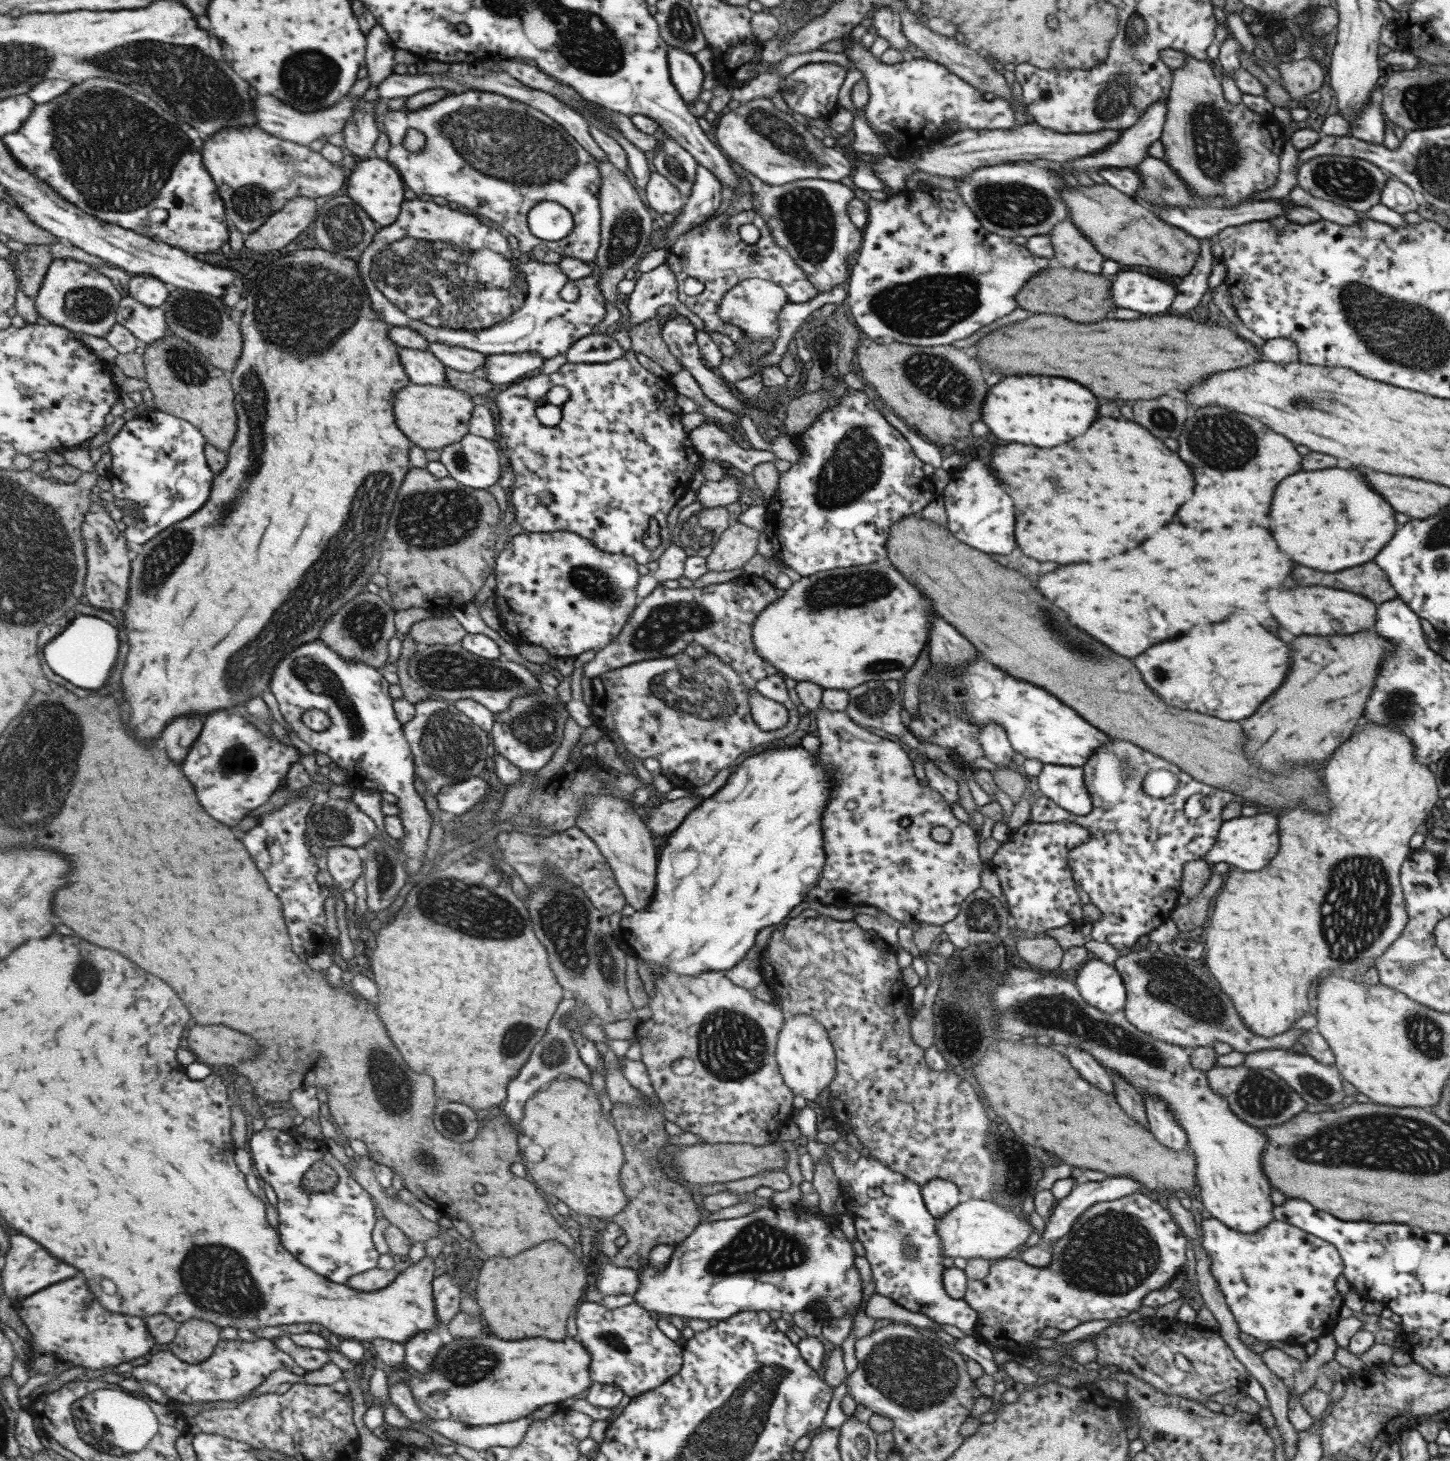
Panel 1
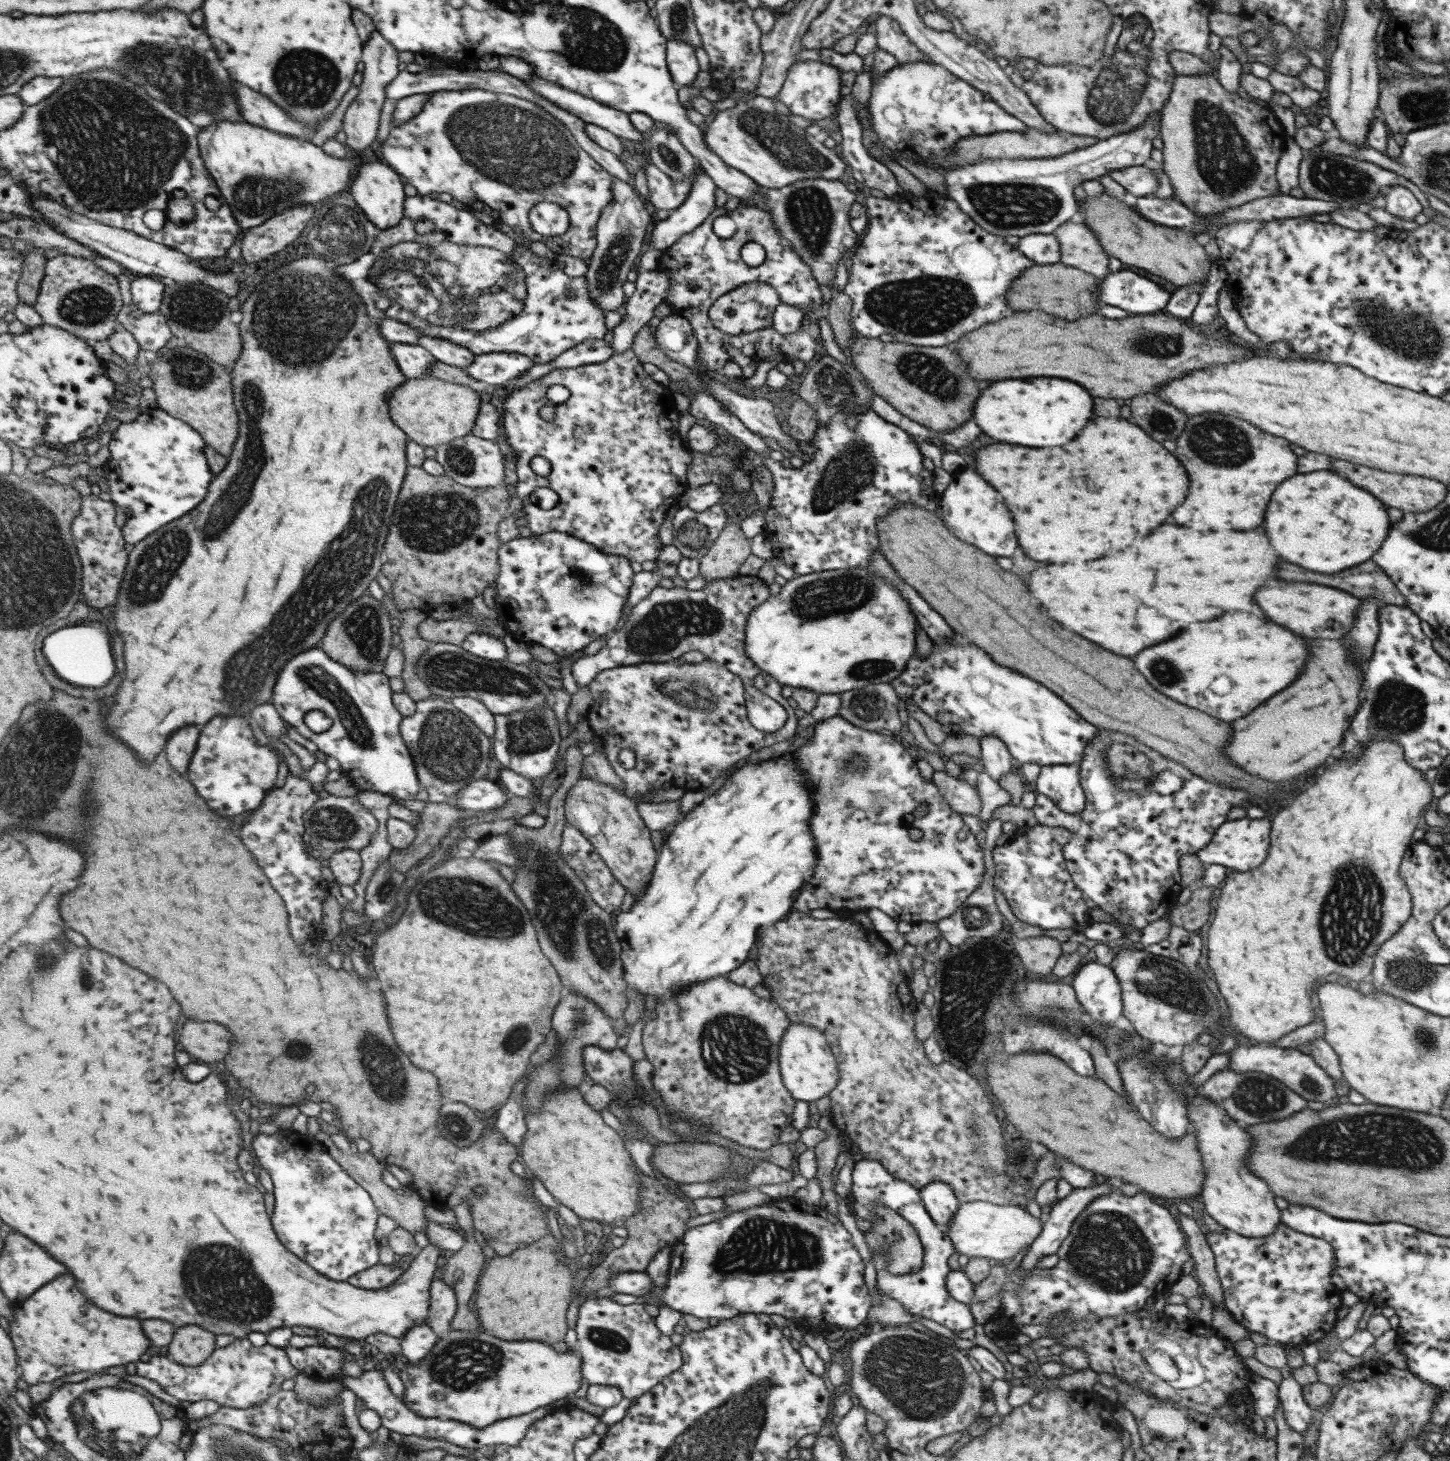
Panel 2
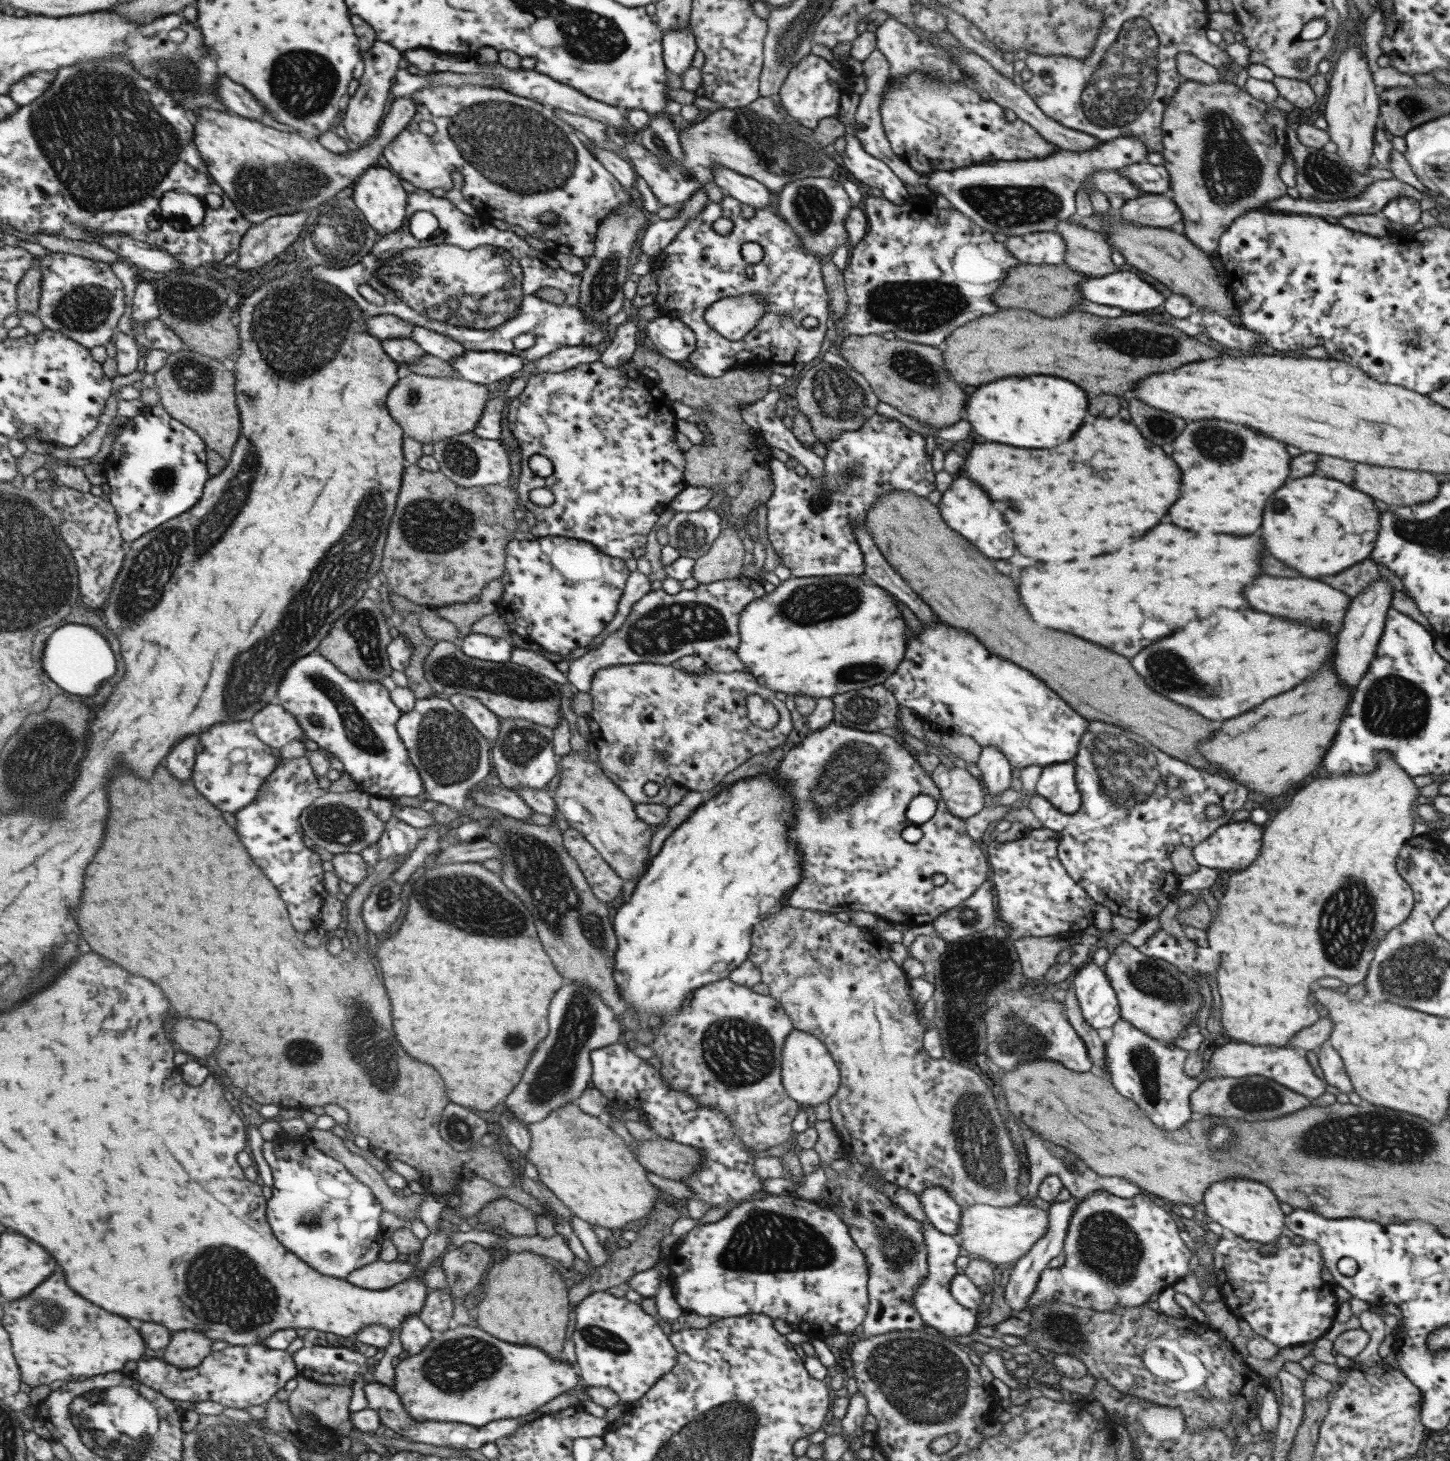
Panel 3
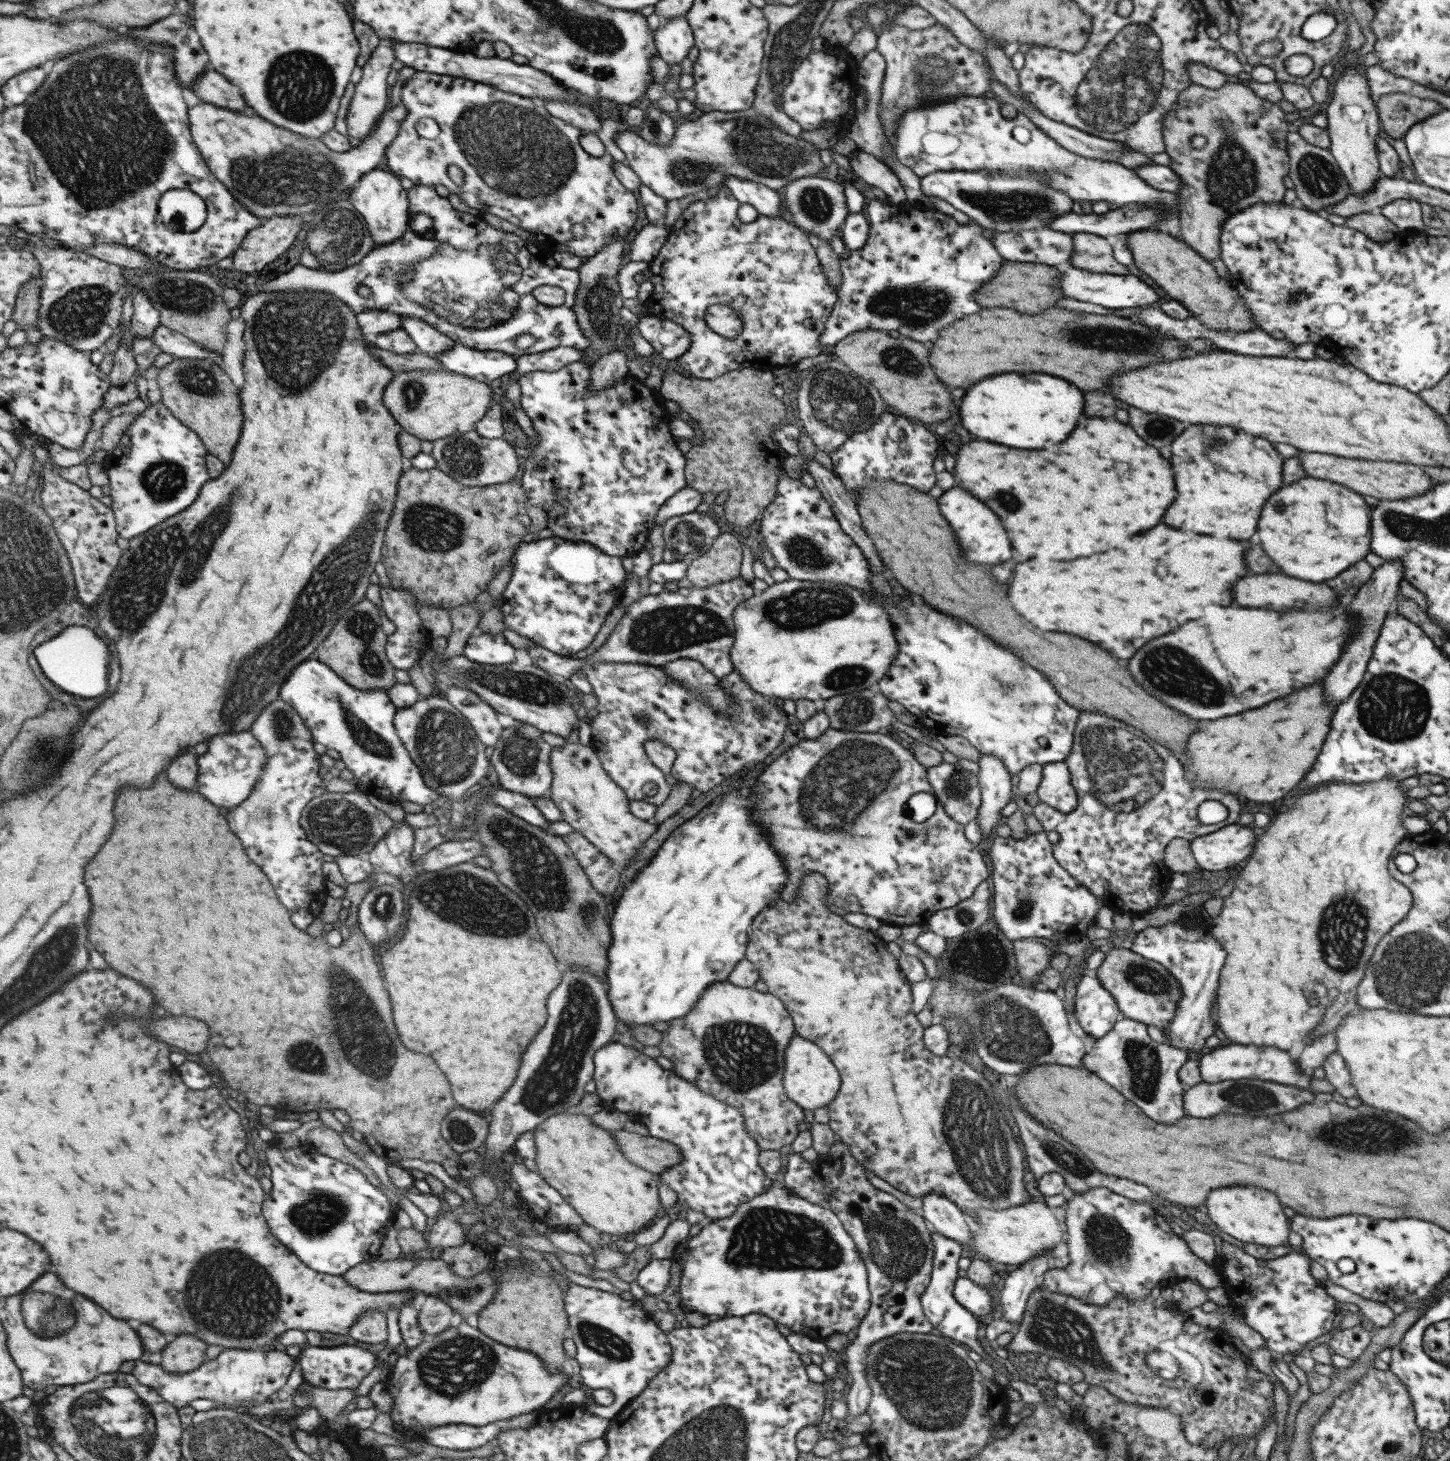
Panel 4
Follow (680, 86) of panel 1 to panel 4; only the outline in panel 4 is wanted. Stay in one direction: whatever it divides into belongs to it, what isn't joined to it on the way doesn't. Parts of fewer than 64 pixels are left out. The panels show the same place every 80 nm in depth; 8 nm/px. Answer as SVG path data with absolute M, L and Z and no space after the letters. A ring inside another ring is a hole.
M683 16L661 22L654 31L655 50L665 64L679 64L689 49L694 46L690 26Z

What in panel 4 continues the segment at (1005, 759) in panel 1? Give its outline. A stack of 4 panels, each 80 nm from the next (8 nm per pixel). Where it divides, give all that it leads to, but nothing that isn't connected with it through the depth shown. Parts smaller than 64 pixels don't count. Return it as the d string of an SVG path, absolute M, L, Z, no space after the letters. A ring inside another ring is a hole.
M980 755L980 757L978 758L978 761L977 761L977 764L978 764L978 773L977 773L978 785L979 785L979 788L980 788L980 805L979 805L979 808L978 808L977 816L978 816L978 819L979 819L979 826L980 826L981 830L983 831L982 832L983 838L982 838L981 842L979 842L979 844L981 843L982 845L984 845L984 842L986 842L986 840L983 841L983 839L986 838L991 832L993 833L995 826L997 826L997 824L1002 822L1002 816L999 814L999 811L1001 810L1001 808L1003 808L1003 806L1005 806L1005 804L1007 804L1007 802L1009 802L1011 800L1011 796L1012 796L1011 777L1010 777L1009 772L1007 772L1006 766L1002 763L1002 760L999 757L996 757L996 756L993 756L993 755Z

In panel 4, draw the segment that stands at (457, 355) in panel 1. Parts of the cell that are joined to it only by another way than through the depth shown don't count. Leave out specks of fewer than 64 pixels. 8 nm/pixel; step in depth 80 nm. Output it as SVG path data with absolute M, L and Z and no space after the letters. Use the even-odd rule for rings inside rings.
M400 316L400 321L402 322L400 328L416 344L417 350L428 354L430 357L434 356L434 354L441 354L454 345L454 341L447 335L441 334L430 324L418 318Z

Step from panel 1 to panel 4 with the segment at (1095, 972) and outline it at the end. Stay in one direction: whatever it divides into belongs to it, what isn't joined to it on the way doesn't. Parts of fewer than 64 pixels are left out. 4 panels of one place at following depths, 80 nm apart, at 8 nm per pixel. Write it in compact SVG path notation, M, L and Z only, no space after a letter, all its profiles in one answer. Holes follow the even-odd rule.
M1080 976L1075 985L1073 1010L1073 1022L1094 1039L1109 1032L1121 1018L1115 1000L1096 976Z

